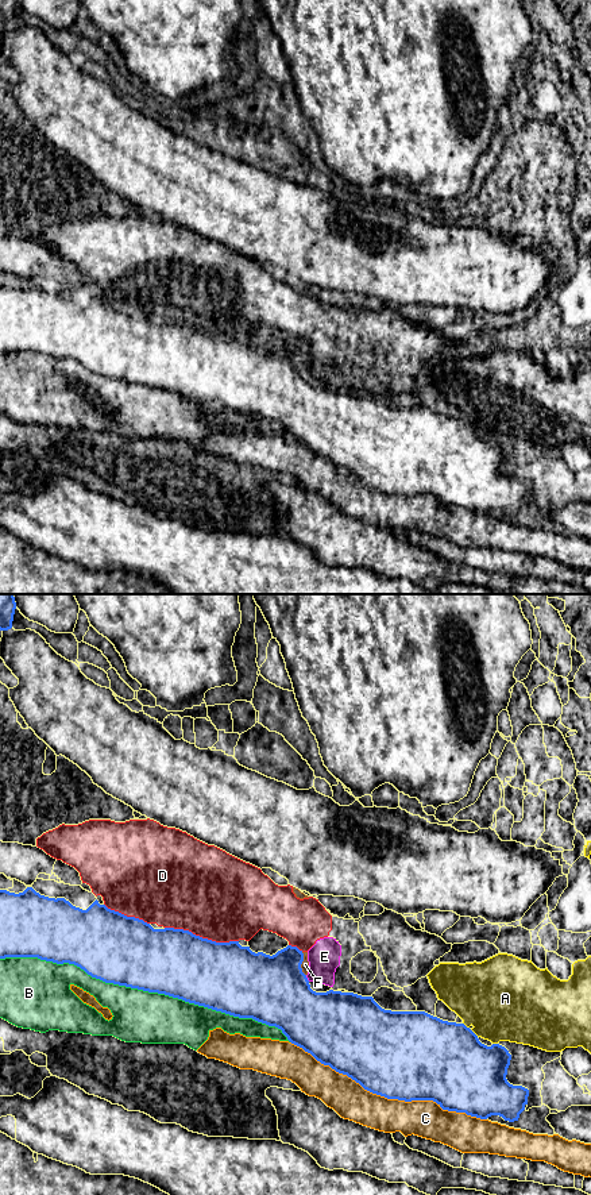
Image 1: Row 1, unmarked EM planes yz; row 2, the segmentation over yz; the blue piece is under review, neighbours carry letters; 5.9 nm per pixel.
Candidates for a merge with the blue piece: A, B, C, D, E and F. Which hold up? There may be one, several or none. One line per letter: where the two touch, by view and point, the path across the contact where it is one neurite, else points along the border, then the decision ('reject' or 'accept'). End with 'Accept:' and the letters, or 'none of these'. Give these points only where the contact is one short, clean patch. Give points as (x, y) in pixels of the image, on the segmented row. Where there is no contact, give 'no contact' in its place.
A: contact yz (470, 1029); reject
B: contact yz (146, 990); reject
C: contact yz (389, 1098); reject
D: contact yz (201, 937); reject
E: contact yz (306, 978); border yz (305, 975), (309, 980); reject
F: contact yz (301, 963); border yz (301, 952), (301, 971), (305, 975); reject
Accept: none of these

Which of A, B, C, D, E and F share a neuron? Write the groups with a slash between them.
A / B / C / D E F

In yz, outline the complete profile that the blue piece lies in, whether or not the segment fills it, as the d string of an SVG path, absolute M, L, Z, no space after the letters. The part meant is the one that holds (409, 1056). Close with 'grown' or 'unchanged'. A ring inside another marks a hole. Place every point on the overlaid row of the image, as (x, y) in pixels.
M27 887L15 894L0 890L0 959L38 957L57 964L74 964L92 978L148 992L165 994L189 1003L204 1006L239 1018L252 1018L282 1030L287 1040L310 1053L317 1061L347 1075L364 1090L387 1099L433 1100L443 1110L466 1113L487 1119L499 1115L505 1121L518 1121L528 1105L529 1090L507 1082L511 1055L499 1045L487 1046L464 1024L443 1021L425 1011L391 1011L382 1009L372 997L310 988L301 964L304 953L287 945L270 956L252 952L239 941L216 942L189 930L154 929L135 917L100 905L96 899L86 910L73 906L65 898L49 898Z | unchanged

